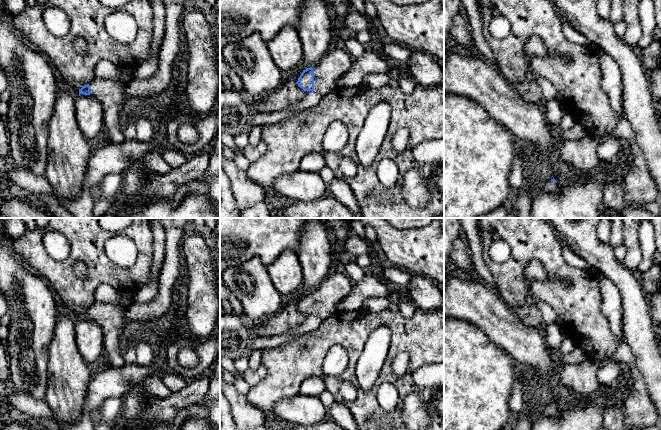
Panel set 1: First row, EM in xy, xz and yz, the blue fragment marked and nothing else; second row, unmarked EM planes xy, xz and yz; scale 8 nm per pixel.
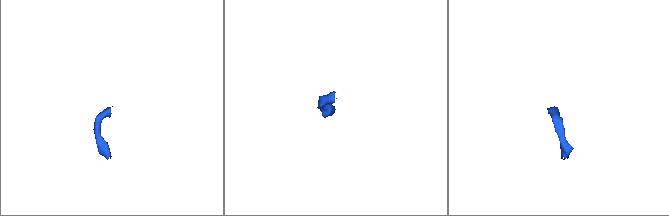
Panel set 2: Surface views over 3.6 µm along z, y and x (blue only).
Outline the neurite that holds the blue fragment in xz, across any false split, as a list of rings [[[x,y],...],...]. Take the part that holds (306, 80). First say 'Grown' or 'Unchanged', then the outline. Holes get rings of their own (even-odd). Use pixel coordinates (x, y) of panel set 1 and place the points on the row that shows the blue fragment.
Grown. [[[334,44],[317,65],[303,70],[297,84],[307,92],[327,95],[337,87],[336,81],[350,70],[352,64],[353,58],[344,47]]]

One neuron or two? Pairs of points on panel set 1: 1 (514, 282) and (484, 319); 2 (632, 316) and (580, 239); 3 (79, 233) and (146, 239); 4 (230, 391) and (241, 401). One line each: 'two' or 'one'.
1: two
2: one
3: one
4: one

